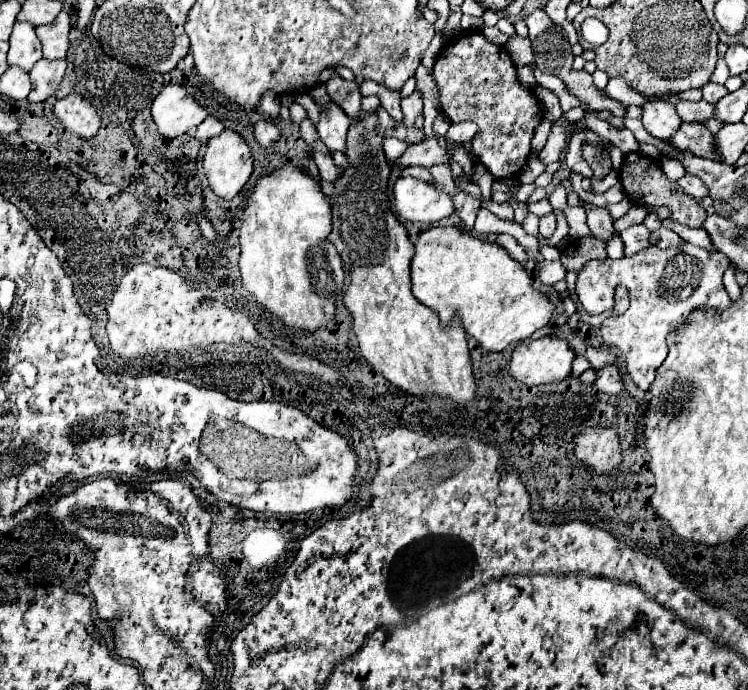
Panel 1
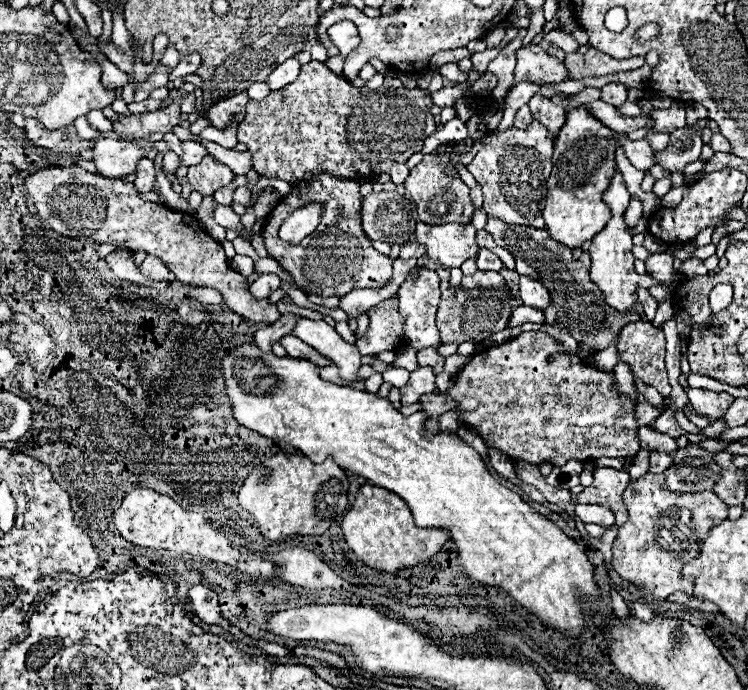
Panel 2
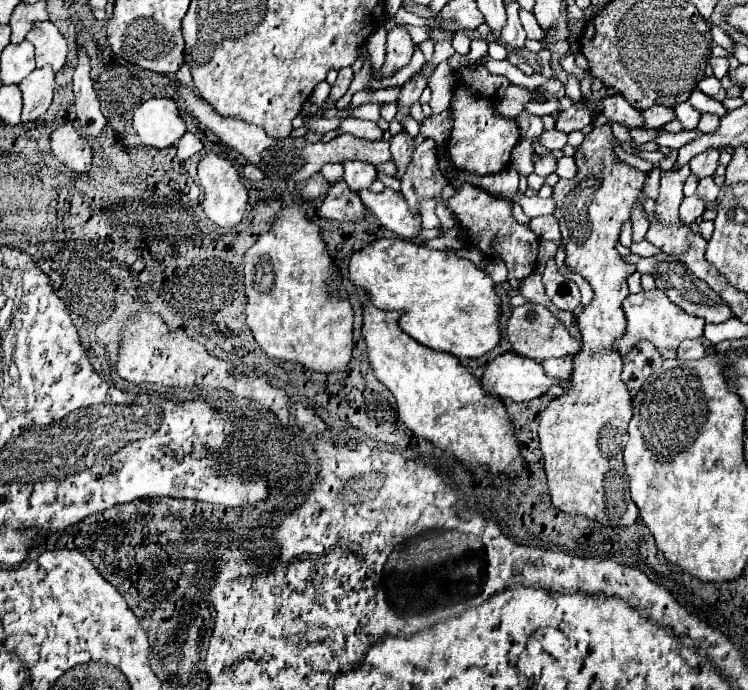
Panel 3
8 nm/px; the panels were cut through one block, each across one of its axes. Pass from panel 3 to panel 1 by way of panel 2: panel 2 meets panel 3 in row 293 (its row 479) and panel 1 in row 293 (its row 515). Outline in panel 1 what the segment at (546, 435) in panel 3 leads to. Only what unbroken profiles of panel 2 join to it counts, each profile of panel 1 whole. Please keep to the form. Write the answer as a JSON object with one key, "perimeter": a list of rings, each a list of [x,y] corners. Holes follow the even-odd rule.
{"perimeter":[[[618,286],[618,288],[616,288],[614,300],[615,304],[612,316],[614,316],[614,314],[622,314],[622,312],[628,308],[628,291],[624,286]]]}

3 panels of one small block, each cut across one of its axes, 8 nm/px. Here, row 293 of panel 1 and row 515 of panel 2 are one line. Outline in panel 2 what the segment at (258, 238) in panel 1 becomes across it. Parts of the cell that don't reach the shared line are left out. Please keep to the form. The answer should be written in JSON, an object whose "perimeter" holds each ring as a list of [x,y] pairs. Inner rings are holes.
{"perimeter":[[[278,452],[248,474],[238,492],[238,502],[256,520],[264,538],[282,540],[290,534],[322,536],[344,514],[348,506],[346,494],[348,478],[332,458],[326,458],[324,464],[312,464],[306,456]]]}

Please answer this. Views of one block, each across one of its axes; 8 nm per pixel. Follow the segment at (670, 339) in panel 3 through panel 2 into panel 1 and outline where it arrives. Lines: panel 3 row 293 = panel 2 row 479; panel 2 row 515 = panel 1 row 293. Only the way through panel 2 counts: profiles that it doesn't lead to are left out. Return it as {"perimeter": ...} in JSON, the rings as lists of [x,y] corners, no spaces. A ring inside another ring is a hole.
{"perimeter":[[[684,242],[684,248],[648,248],[632,258],[622,260],[592,260],[582,272],[588,272],[590,282],[618,282],[628,288],[630,307],[624,314],[602,322],[600,332],[606,346],[614,348],[624,362],[626,372],[632,376],[640,390],[648,390],[656,368],[664,362],[668,348],[666,336],[682,326],[692,310],[714,308],[718,314],[732,304],[724,290],[722,274],[728,268],[728,258],[706,252],[704,248]]]}

